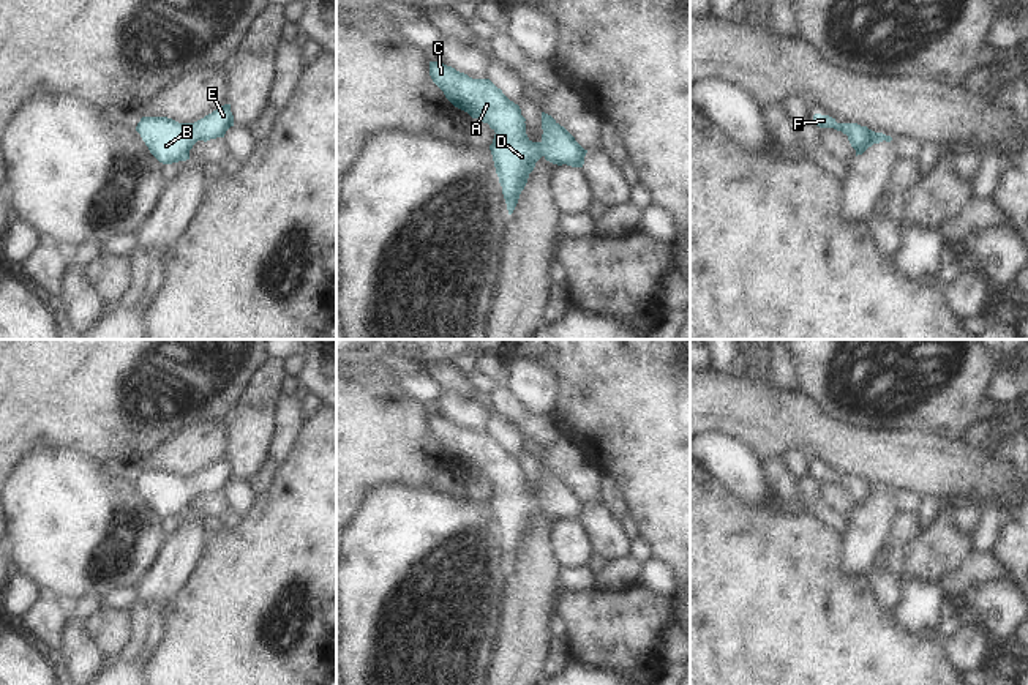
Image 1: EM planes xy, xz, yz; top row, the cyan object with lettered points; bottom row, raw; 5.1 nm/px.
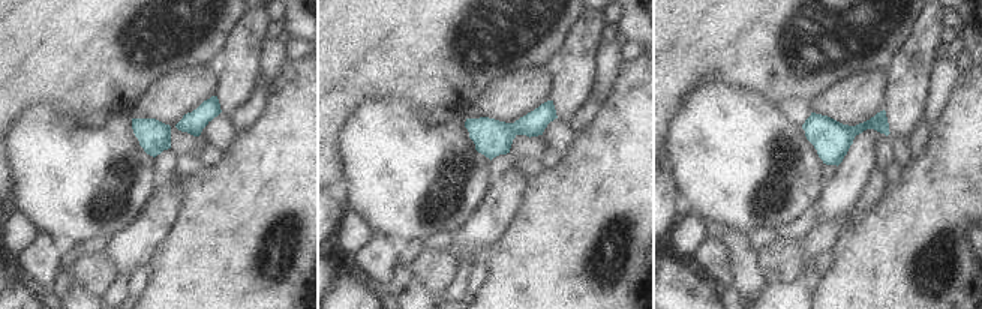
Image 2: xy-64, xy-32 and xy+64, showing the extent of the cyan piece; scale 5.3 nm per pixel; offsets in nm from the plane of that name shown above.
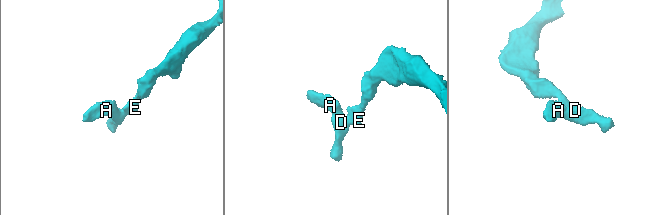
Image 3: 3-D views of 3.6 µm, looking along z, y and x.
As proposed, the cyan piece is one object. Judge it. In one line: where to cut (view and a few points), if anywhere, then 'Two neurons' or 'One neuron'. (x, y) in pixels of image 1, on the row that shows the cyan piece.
No split. One neuron

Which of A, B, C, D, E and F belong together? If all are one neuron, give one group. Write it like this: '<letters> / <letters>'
A B C D E F

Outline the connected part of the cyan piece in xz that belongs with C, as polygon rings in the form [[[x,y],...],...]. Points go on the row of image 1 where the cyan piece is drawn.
[[[430,62],[430,76],[455,107],[467,112],[472,118],[488,123],[496,133],[490,150],[508,215],[513,213],[529,174],[542,156],[557,166],[567,164],[572,167],[583,167],[587,150],[584,150],[551,115],[542,112],[542,140],[532,142],[526,134],[526,118],[521,115],[520,106],[510,101],[490,79],[472,79],[442,62]]]

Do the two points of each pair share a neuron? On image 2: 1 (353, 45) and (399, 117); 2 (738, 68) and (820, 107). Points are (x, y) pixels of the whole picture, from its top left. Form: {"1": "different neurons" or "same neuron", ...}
{"1": "different neurons", "2": "different neurons"}

